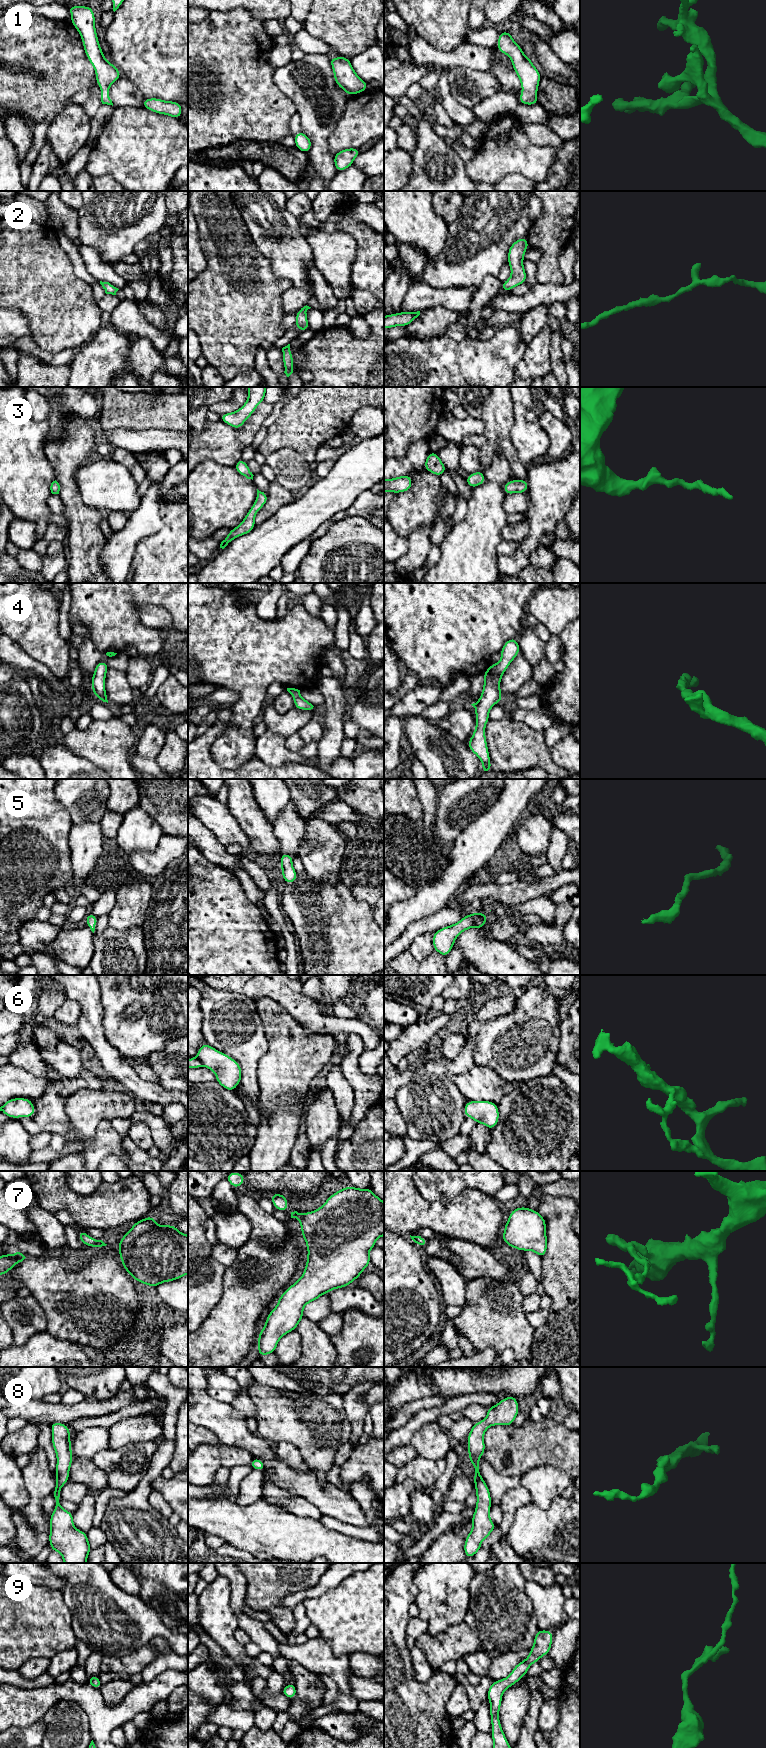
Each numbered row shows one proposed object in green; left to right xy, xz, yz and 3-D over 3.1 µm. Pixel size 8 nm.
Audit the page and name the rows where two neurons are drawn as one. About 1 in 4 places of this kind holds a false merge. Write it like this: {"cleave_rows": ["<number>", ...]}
{"cleave_rows": []}

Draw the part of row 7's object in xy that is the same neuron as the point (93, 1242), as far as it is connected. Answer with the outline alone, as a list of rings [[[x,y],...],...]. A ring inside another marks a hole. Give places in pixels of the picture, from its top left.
[[[79,1230],[77,1233],[80,1241],[88,1247],[102,1247],[107,1245],[102,1240],[96,1240],[90,1237],[86,1232]]]

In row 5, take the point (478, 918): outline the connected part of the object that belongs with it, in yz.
[[[476,912],[466,915],[453,925],[441,928],[432,934],[434,951],[439,952],[443,957],[446,957],[452,950],[454,942],[460,933],[471,927],[477,929],[483,928],[487,920],[487,914]]]

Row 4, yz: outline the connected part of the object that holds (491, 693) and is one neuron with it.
[[[516,637],[505,642],[500,652],[501,660],[498,663],[491,664],[483,673],[484,686],[482,694],[476,703],[471,704],[476,711],[476,728],[467,743],[469,749],[482,762],[483,767],[481,772],[485,774],[492,771],[485,737],[485,727],[489,721],[489,711],[496,703],[503,701],[500,689],[501,678],[508,666],[520,652],[521,650]]]

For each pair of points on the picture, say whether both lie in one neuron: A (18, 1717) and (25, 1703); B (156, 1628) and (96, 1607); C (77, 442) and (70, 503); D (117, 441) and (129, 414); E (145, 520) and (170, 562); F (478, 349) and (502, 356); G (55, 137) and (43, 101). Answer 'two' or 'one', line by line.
A: one
B: one
C: one
D: two
E: two
F: one
G: two

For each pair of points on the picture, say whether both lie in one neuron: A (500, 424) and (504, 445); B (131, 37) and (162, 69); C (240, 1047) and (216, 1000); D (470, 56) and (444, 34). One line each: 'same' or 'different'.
A: same
B: same
C: same
D: different

